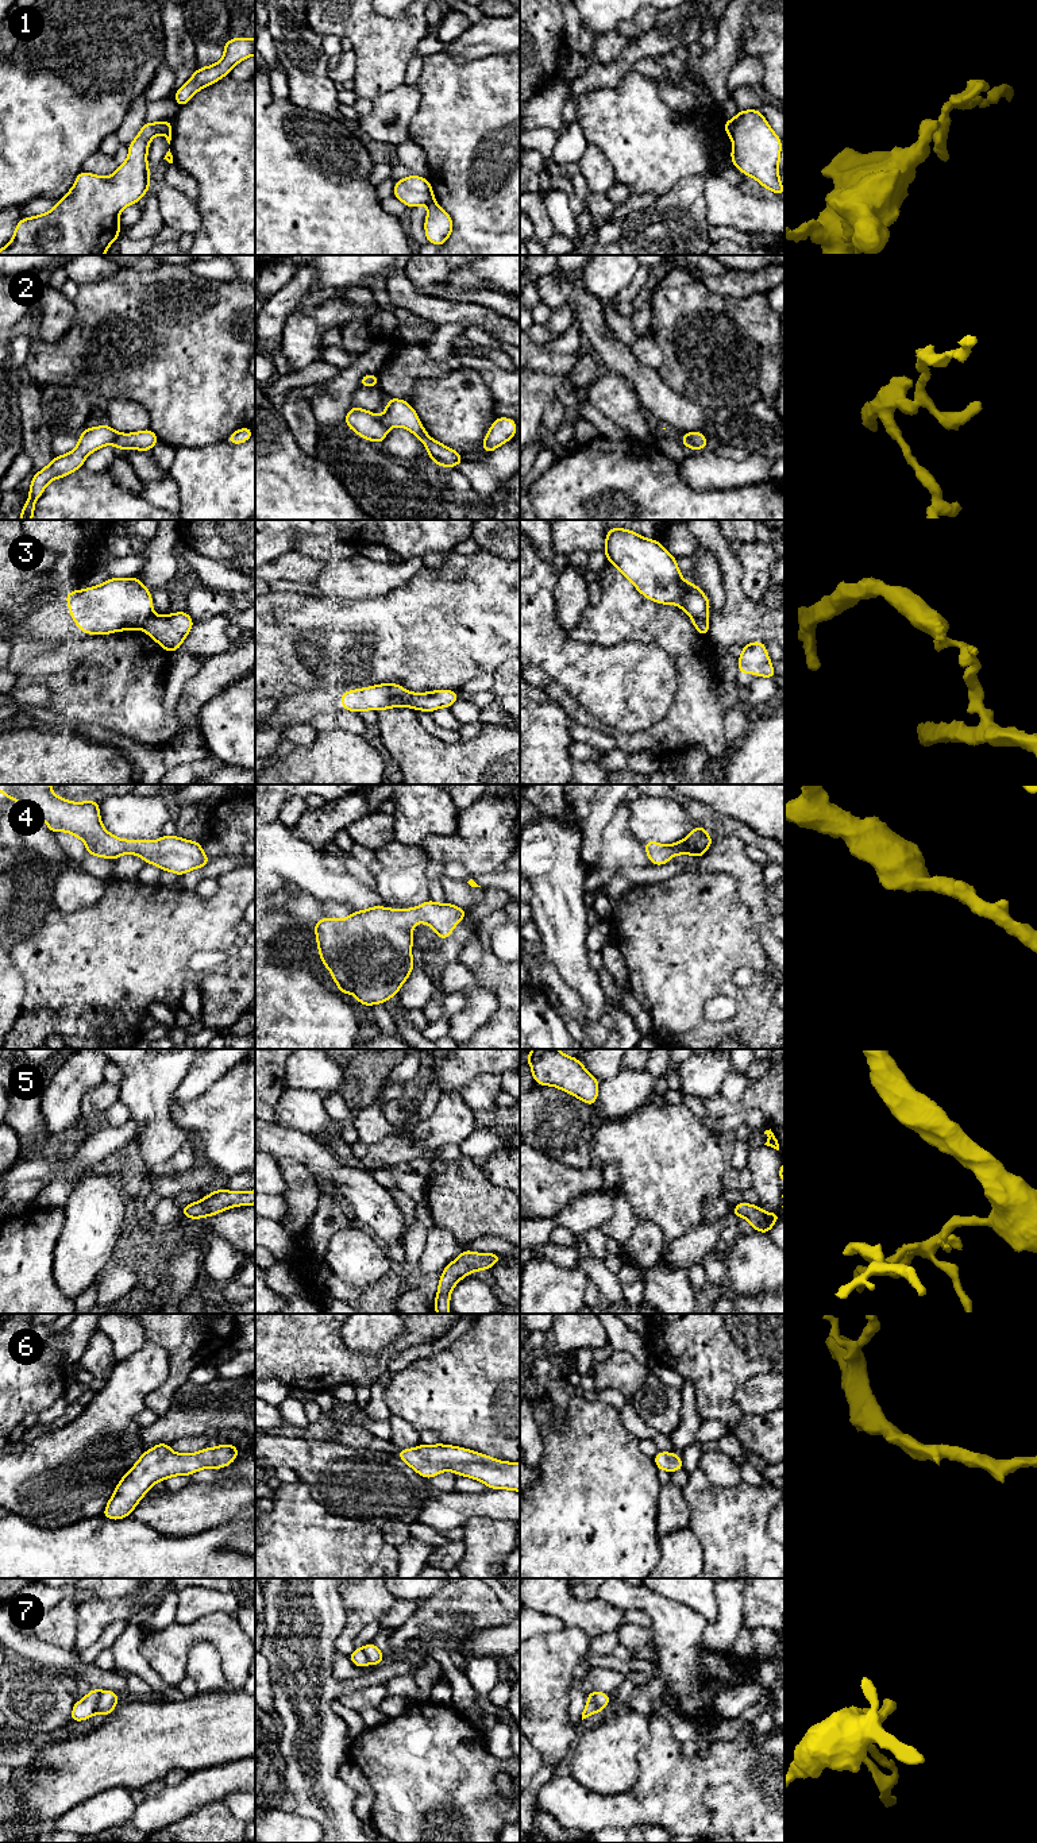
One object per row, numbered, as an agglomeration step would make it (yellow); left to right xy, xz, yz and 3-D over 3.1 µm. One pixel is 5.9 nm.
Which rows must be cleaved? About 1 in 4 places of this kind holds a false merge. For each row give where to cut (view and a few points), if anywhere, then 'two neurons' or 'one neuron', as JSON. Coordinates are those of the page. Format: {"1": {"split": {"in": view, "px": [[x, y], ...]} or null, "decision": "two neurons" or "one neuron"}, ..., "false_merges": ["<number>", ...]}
{"1": {"split": {"in": "yz", "px": [[733, 120], [733, 127], [729, 132]]}, "decision": "two neurons"}, "2": {"split": {"in": "xz", "px": [[381, 416], [381, 421], [388, 428]]}, "decision": "two neurons"}, "3": {"split": {"in": "xy", "px": [[153, 615], [141, 627]]}, "decision": "two neurons"}, "4": {"split": null, "decision": "one neuron"}, "5": {"split": null, "decision": "one neuron"}, "6": {"split": null, "decision": "one neuron"}, "7": {"split": {"in": "xy", "px": [[101, 1691], [96, 1712]]}, "decision": "two neurons"}, "false_merges": ["1", "2", "3", "7"]}

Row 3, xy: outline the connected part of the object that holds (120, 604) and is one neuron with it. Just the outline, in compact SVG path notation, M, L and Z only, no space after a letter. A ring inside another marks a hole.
M139 577L112 578L84 590L66 593L69 616L88 635L136 631L153 616L151 591Z

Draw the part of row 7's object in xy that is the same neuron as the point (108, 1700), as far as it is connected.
M101 1690L97 1705L97 1713L101 1713L103 1716L111 1715L117 1703L119 1703L119 1694L116 1692Z

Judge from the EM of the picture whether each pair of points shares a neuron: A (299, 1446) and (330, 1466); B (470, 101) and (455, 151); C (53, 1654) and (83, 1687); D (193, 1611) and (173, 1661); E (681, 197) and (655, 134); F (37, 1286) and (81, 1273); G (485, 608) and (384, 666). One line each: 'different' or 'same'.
A: same
B: same
C: different
D: different
E: different
F: different
G: same

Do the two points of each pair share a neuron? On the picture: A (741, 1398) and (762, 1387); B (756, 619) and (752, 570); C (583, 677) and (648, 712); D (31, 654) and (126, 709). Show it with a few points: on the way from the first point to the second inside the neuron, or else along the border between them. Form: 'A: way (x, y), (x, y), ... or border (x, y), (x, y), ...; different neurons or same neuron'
A: way (747, 1398), (756, 1392); same neuron
B: border (743, 571), (741, 590), (750, 598), (760, 602); different neurons
C: way (600, 678), (623, 686), (632, 696); same neuron
D: way (57, 658), (83, 658), (108, 683); same neuron

